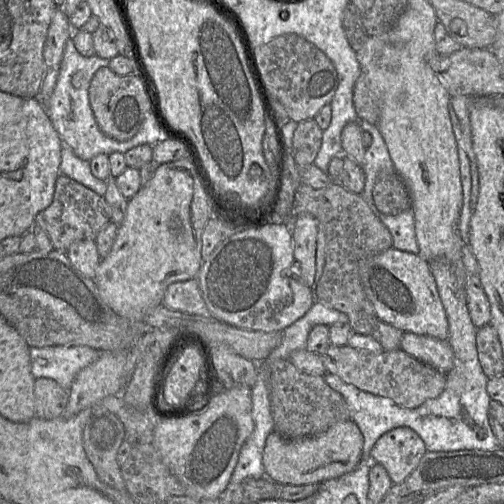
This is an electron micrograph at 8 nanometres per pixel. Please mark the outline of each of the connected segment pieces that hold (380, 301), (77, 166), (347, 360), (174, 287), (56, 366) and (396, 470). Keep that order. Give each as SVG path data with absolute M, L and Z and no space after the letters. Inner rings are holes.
M391 247L363 262L360 279L379 320L403 332L448 340L448 319L429 262L417 254Z
M64 144L61 149L59 172L61 175L75 180L102 197L106 193L107 182L94 177L91 173L90 163L80 159L71 148Z
M349 345L334 346L321 354L327 373L338 376L344 382L376 396L389 398L404 408L416 408L429 399L438 397L445 389L445 375L401 348L381 353L359 350Z
M196 278L170 284L163 304L182 313L211 317Z
M75 344L30 347L31 373L35 379L51 378L69 391L76 375L96 361L100 353L92 347Z
M401 426L384 433L370 451L370 460L381 464L393 484L403 482L418 466L427 452L420 436Z

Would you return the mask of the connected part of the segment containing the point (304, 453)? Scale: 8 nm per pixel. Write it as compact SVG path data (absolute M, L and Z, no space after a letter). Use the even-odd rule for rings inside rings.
M340 421L325 432L299 439L286 439L273 430L262 455L265 475L282 485L320 484L353 471L362 459L364 438L352 421Z

